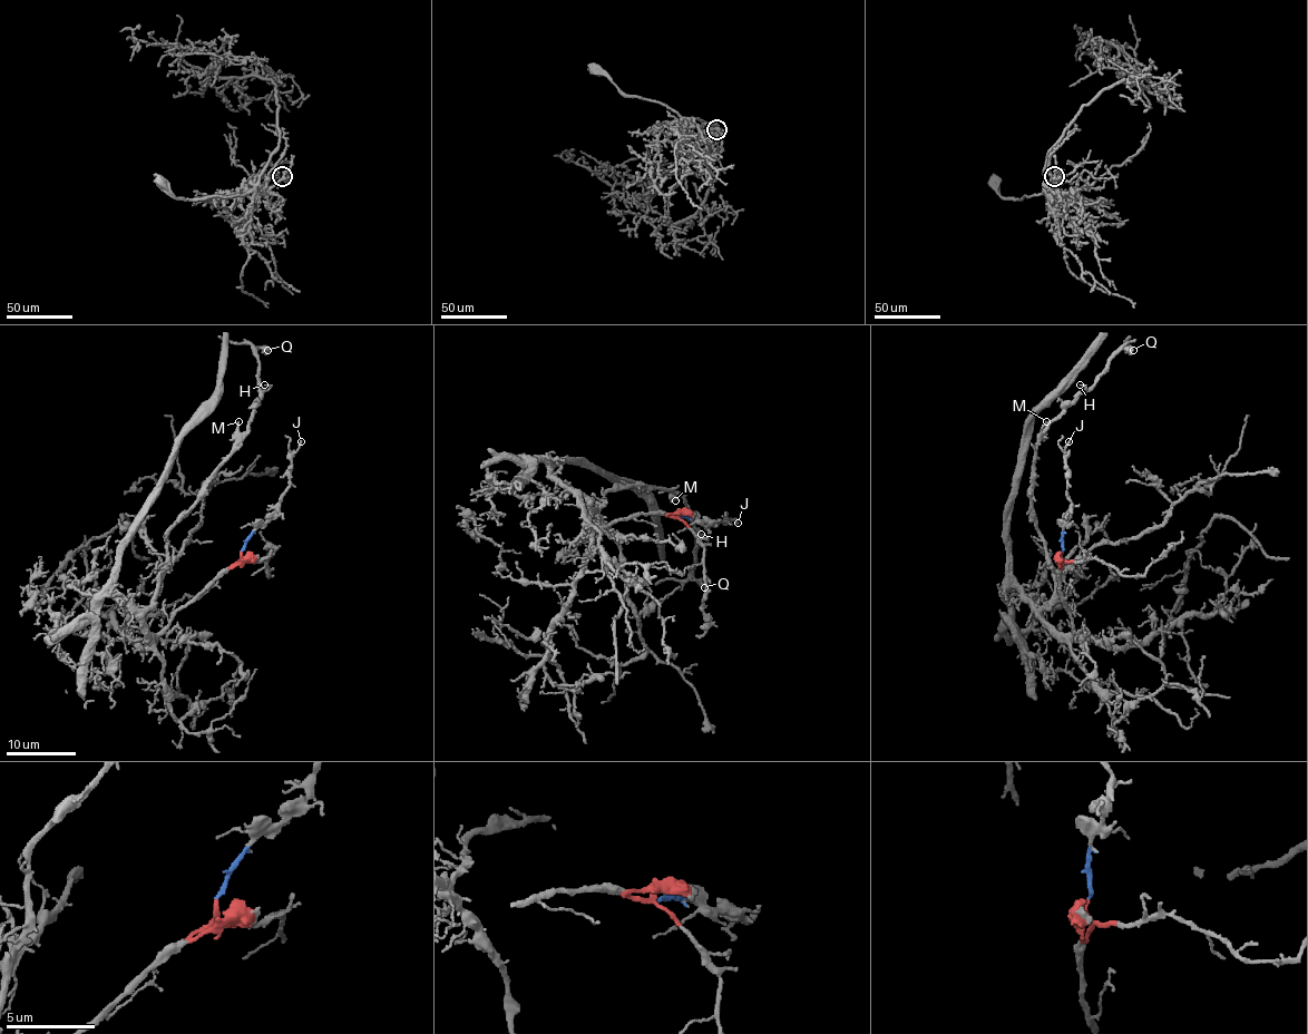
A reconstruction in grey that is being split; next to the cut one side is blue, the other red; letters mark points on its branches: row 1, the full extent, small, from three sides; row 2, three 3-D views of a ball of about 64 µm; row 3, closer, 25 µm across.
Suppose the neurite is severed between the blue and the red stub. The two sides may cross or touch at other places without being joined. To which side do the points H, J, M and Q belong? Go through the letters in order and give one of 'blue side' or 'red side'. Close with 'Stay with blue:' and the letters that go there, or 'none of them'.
H: red side
J: blue side
M: red side
Q: red side
Stay with blue: J

